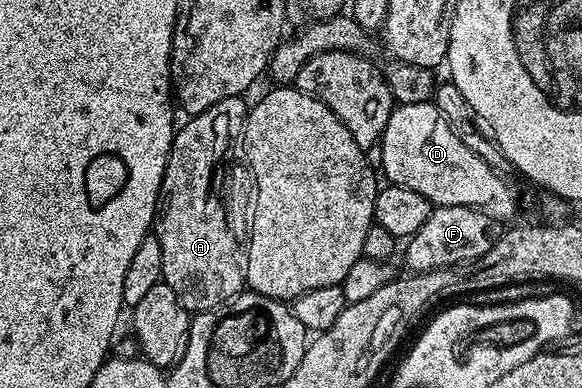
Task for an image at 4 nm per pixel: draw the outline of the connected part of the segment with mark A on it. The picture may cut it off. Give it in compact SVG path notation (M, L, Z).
M242 96L226 97L224 101L215 101L211 109L203 109L203 113L186 118L185 124L178 126L173 133L173 148L167 157L167 169L163 173L161 182L161 198L155 216L155 234L159 241L159 249L163 252L164 283L171 289L175 289L175 297L191 313L198 311L210 311L212 307L220 307L222 303L236 299L242 294L243 288L238 284L237 267L233 263L231 252L232 243L229 234L225 231L225 223L221 214L221 208L217 201L209 201L209 169L211 169L211 149L213 145L229 145L229 143L217 143L213 137L219 137L211 129L211 121L221 119L233 119L235 111L239 109L239 117L249 115L249 107Z

